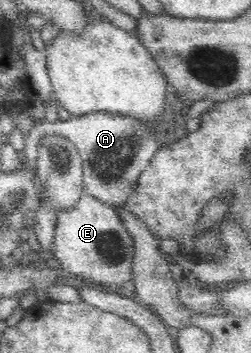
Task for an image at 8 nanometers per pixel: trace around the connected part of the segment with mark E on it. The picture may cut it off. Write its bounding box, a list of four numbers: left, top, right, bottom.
[54,192,134,291]

